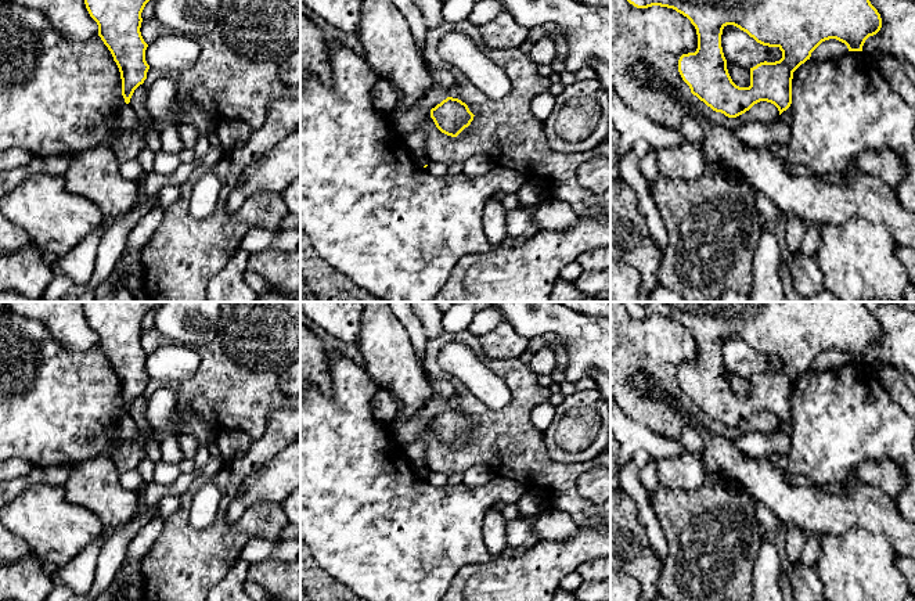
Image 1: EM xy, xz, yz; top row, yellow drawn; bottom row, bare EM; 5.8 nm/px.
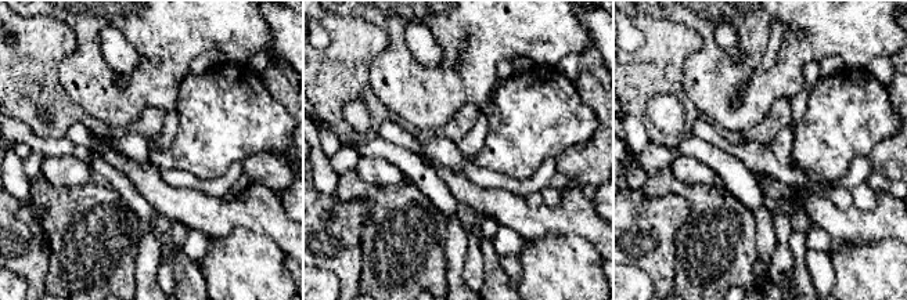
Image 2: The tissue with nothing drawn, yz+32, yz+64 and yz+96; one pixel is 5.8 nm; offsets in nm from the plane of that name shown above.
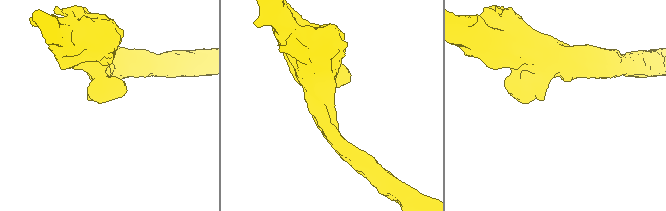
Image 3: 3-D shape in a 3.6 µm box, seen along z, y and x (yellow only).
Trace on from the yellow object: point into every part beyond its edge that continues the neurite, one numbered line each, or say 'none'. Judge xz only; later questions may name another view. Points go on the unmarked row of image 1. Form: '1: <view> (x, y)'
none

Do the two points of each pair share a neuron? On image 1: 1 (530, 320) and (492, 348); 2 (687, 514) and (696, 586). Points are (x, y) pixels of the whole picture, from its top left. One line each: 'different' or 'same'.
1: different
2: same

